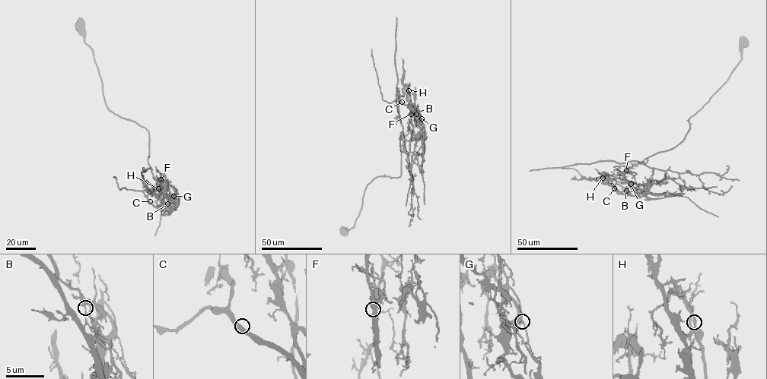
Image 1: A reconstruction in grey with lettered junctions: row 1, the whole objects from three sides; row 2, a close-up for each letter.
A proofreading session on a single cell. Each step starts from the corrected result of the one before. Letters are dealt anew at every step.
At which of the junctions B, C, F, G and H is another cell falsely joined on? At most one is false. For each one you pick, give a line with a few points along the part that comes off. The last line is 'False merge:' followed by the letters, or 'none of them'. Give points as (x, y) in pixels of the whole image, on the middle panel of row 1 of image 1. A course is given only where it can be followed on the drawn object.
B: (416, 114), (412, 109), (420, 133), (412, 159), (405, 206)
False merge: B

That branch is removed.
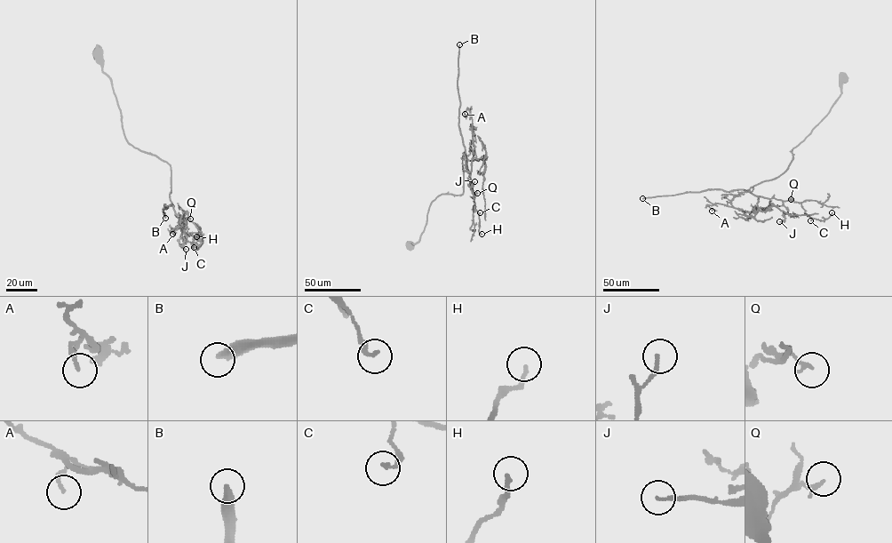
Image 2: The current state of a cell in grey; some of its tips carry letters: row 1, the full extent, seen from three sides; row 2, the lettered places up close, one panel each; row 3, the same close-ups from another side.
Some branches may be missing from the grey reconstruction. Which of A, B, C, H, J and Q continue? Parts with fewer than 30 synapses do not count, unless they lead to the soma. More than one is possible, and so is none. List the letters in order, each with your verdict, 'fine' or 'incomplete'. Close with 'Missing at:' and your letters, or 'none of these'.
A: fine
B: incomplete
C: fine
H: fine
J: fine
Q: fine
Missing at: B

